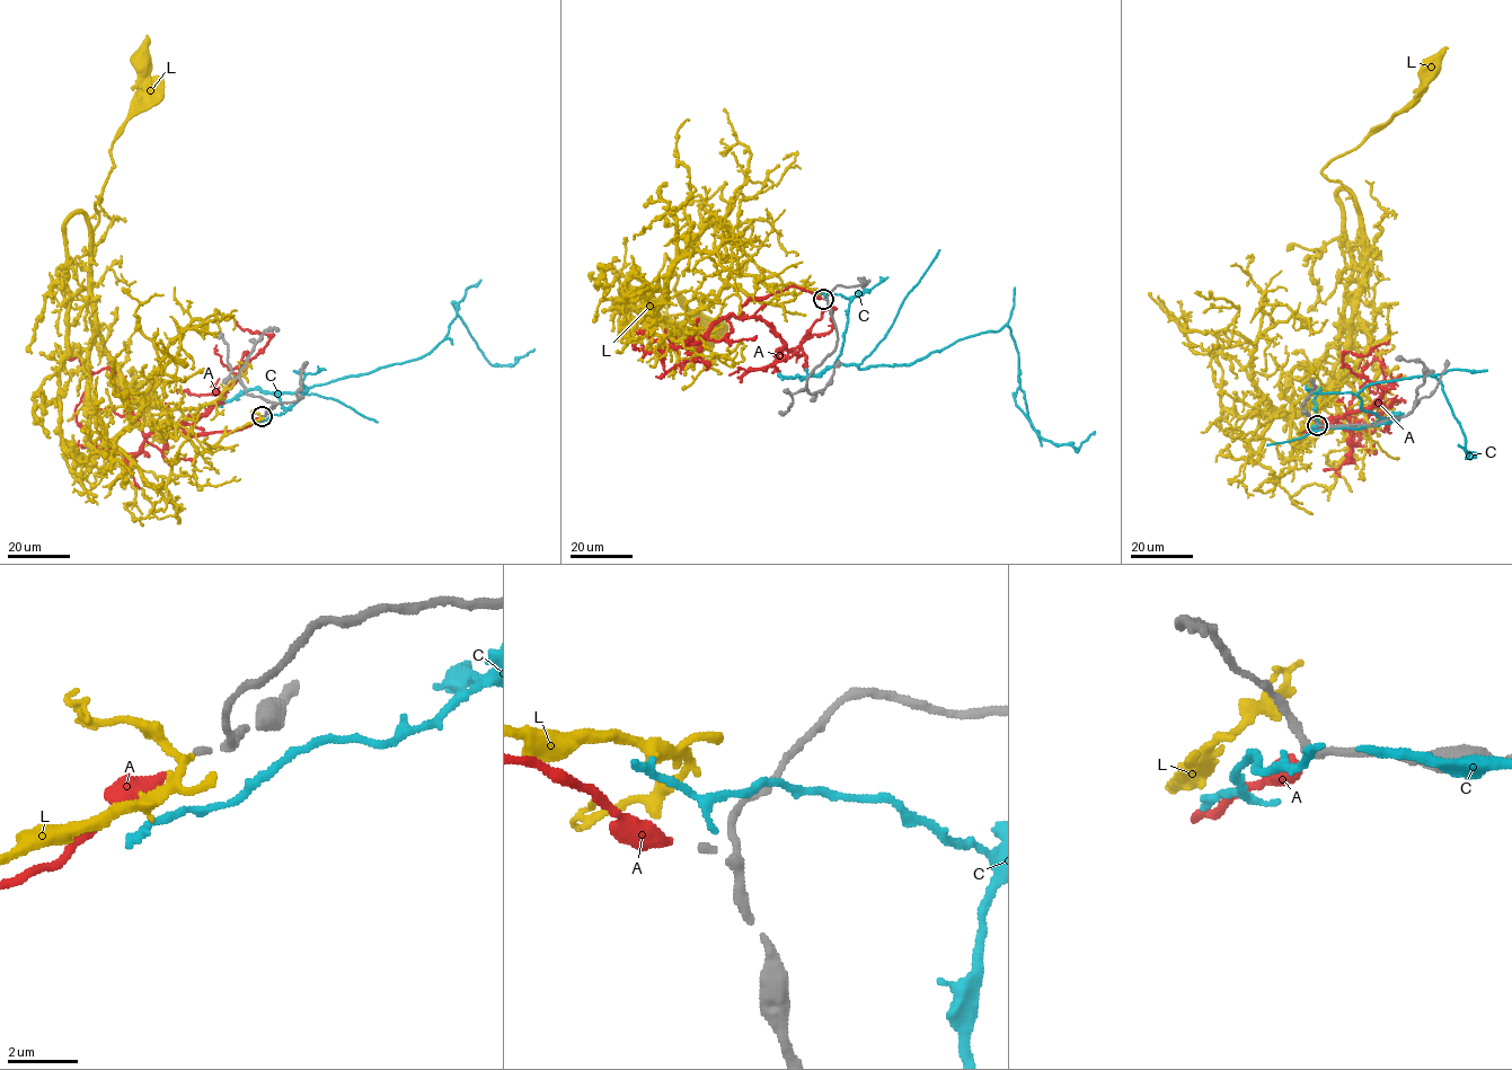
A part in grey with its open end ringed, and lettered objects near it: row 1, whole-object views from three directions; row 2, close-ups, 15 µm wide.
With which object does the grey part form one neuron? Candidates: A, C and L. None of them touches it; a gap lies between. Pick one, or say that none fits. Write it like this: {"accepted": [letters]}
{"accepted": ["A"]}

